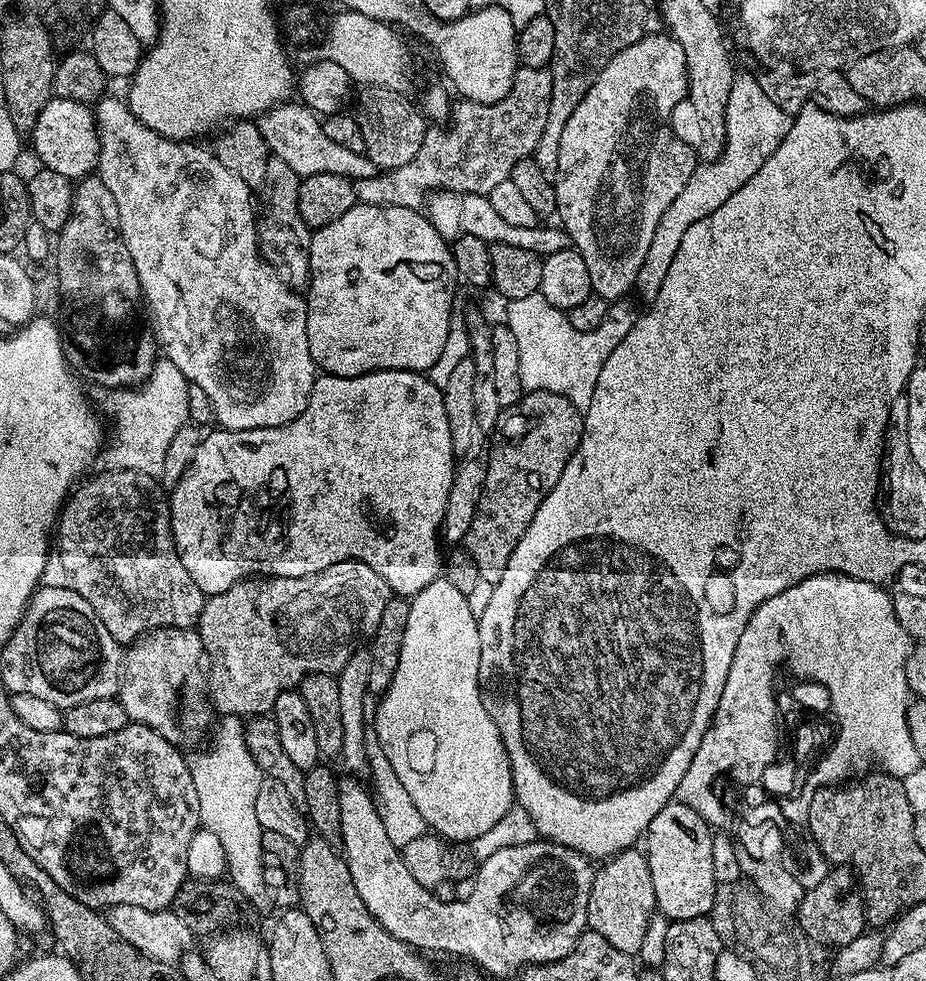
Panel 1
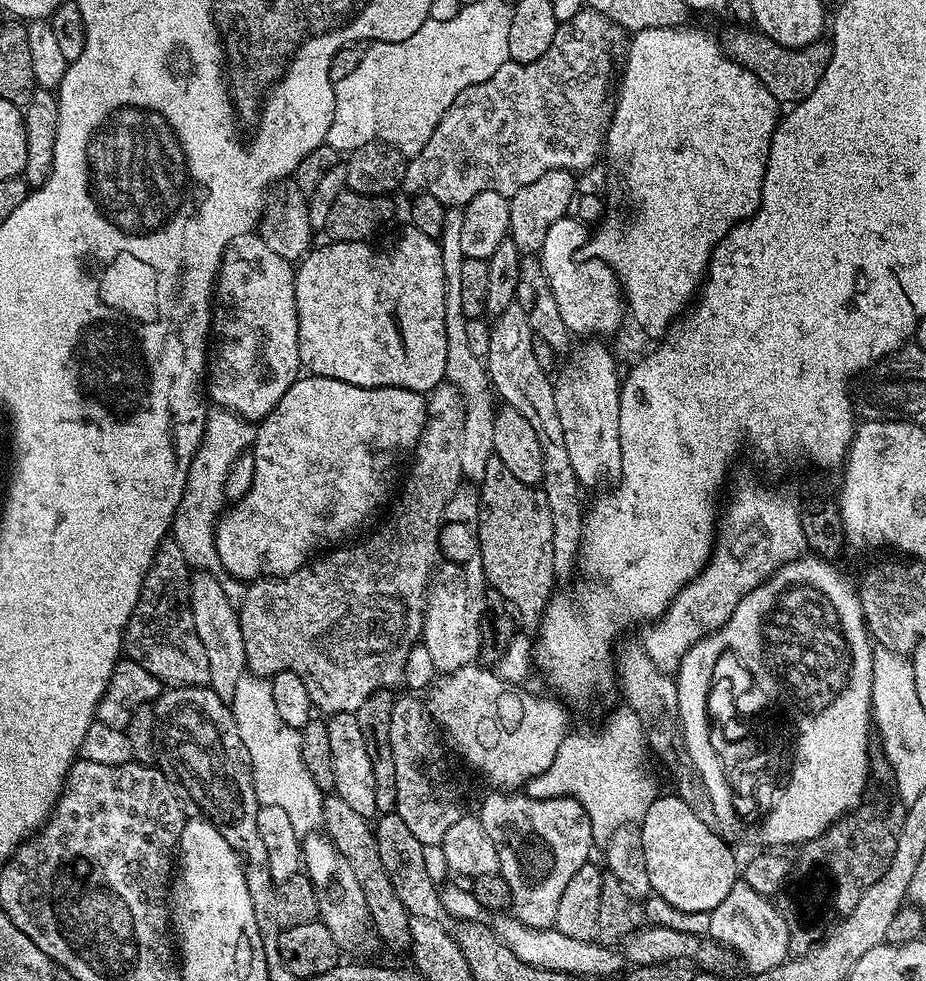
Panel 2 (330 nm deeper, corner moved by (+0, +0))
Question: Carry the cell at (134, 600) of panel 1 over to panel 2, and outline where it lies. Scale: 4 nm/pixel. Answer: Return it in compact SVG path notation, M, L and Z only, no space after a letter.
M165 538L158 546L142 582L136 609L124 627L123 651L127 659L138 662L142 670L150 673L161 685L184 688L188 684L207 685L210 670L206 666L206 650L194 630L194 618L188 601L190 565L178 550L178 542Z

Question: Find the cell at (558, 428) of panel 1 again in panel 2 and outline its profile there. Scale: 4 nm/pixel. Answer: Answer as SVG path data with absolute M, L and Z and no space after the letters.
M495 454L490 458L490 462L486 462L486 474L478 484L478 497L480 499L480 517L478 518L478 542L480 543L480 553L482 554L482 570L484 578L489 589L492 588L520 615L520 620L524 624L539 625L544 619L544 611L549 600L554 595L552 587L556 584L558 573L554 566L554 522L550 518L550 506L546 504L546 494L539 487L527 484L526 482L518 482L518 478L514 478L514 474L510 474L510 470L506 470L506 466Z

